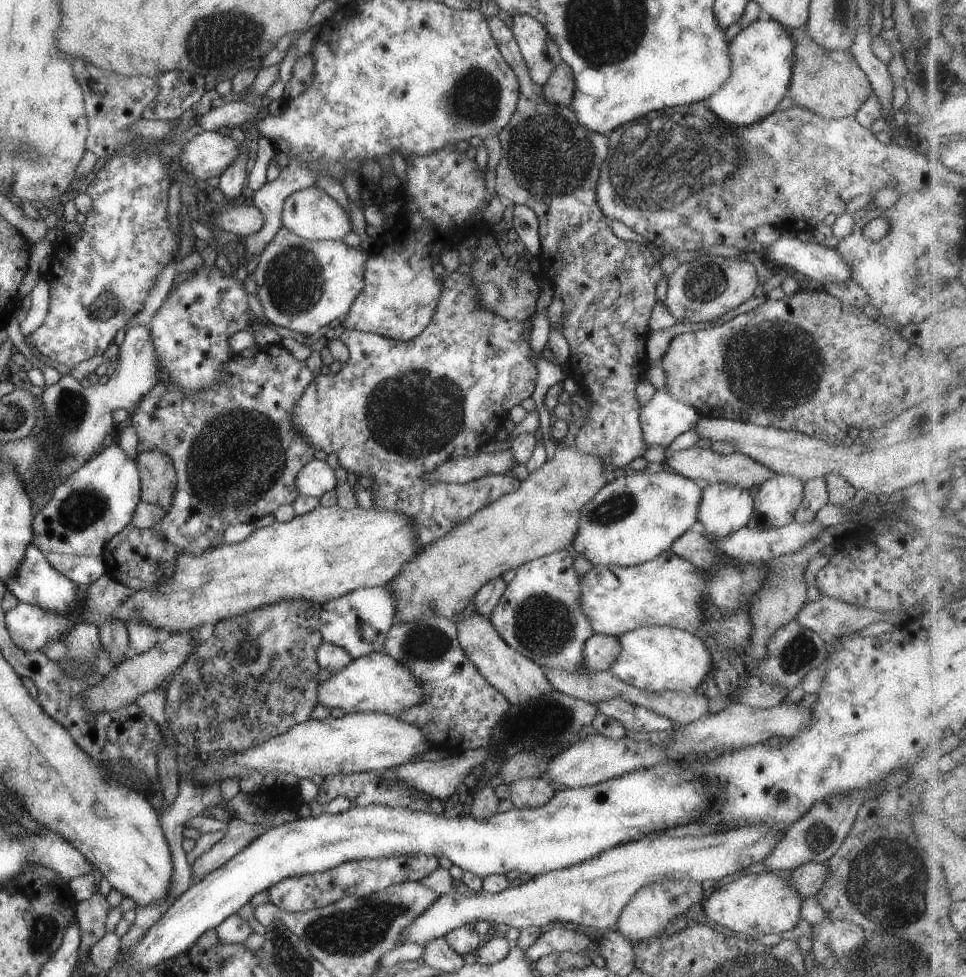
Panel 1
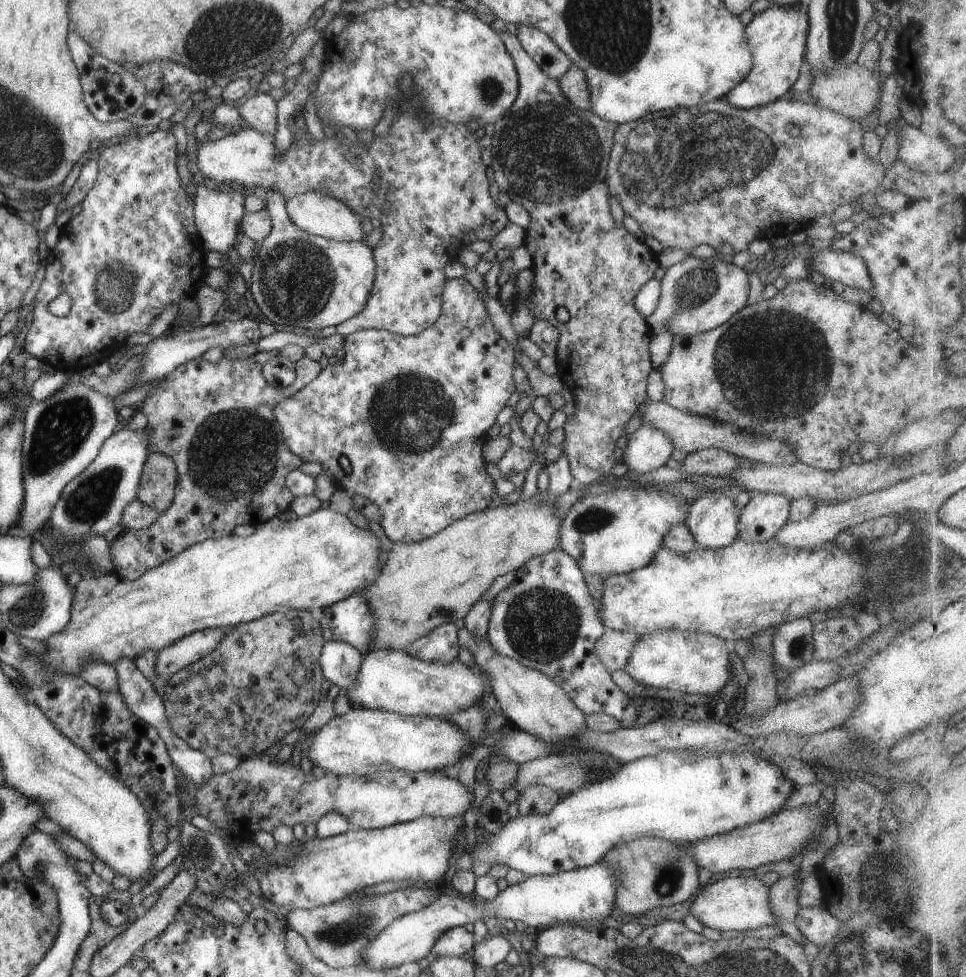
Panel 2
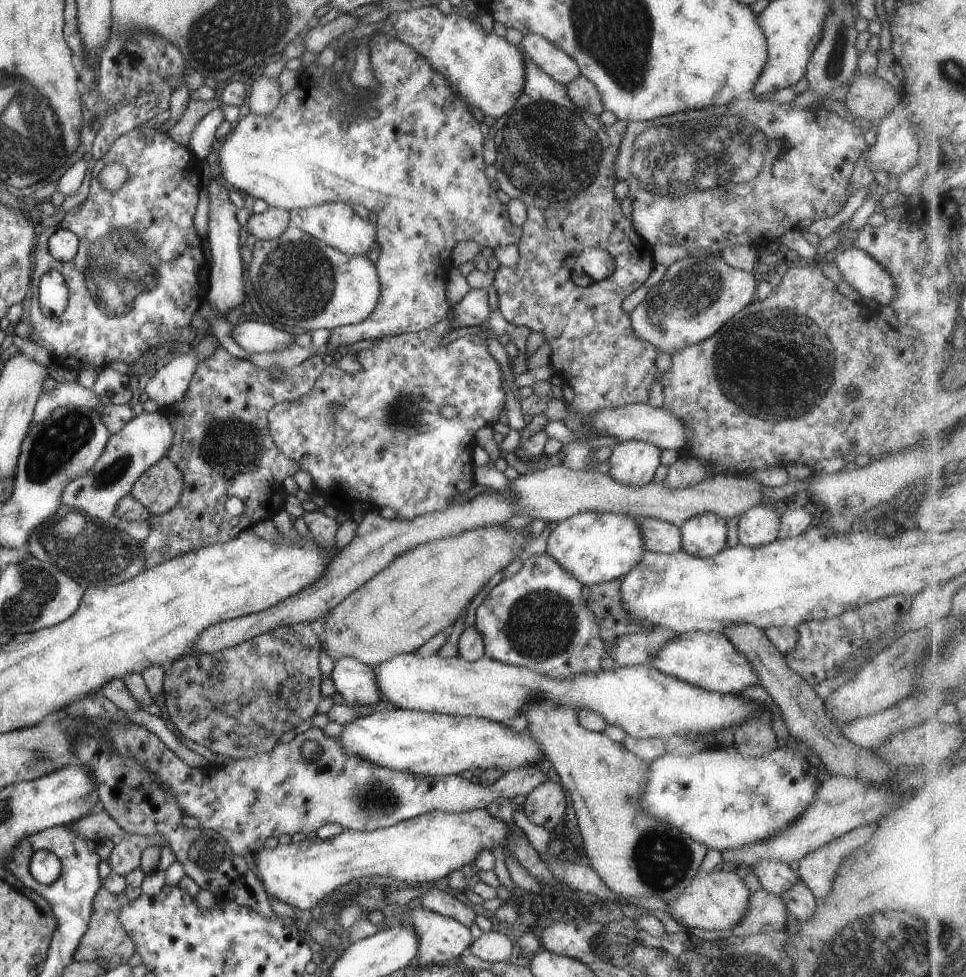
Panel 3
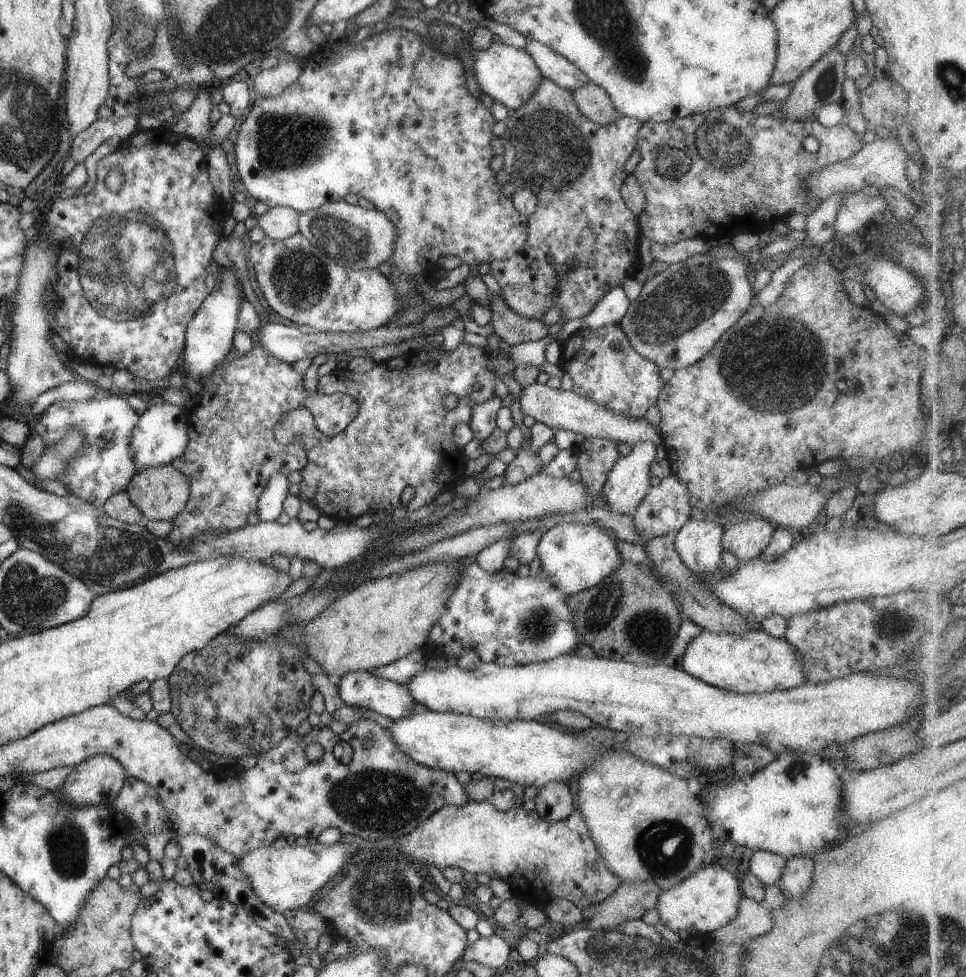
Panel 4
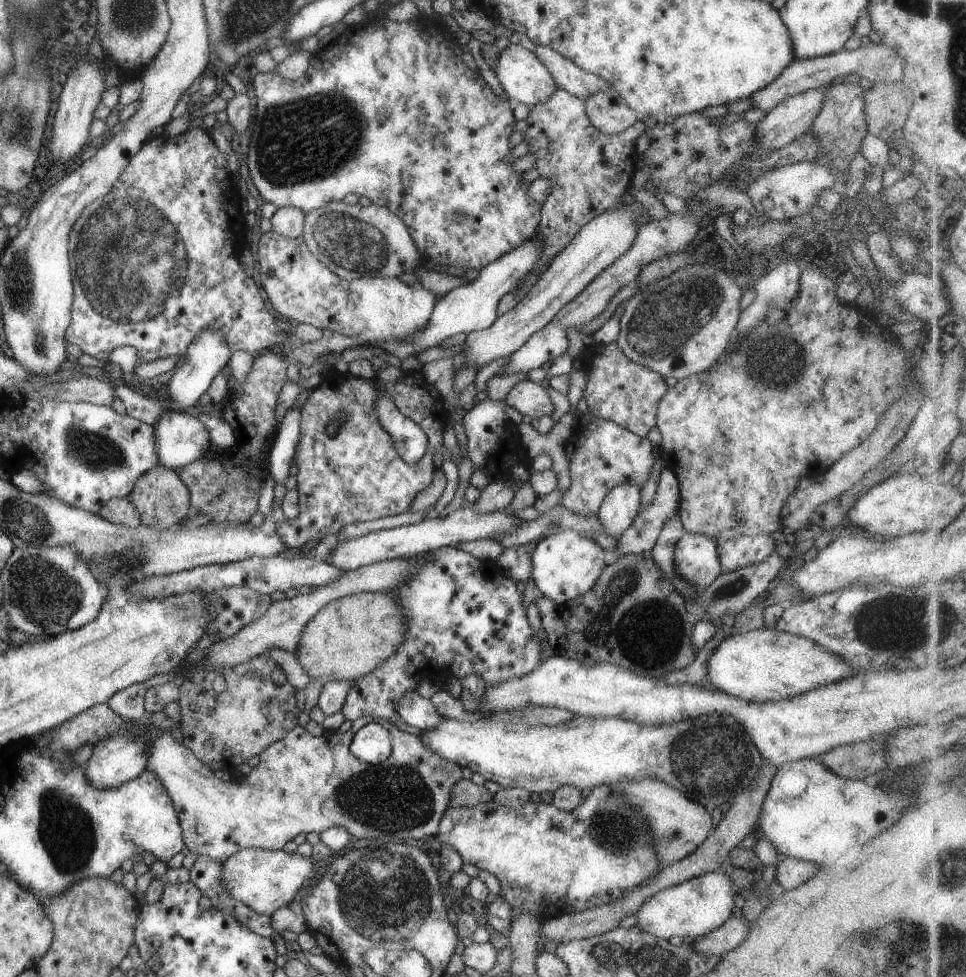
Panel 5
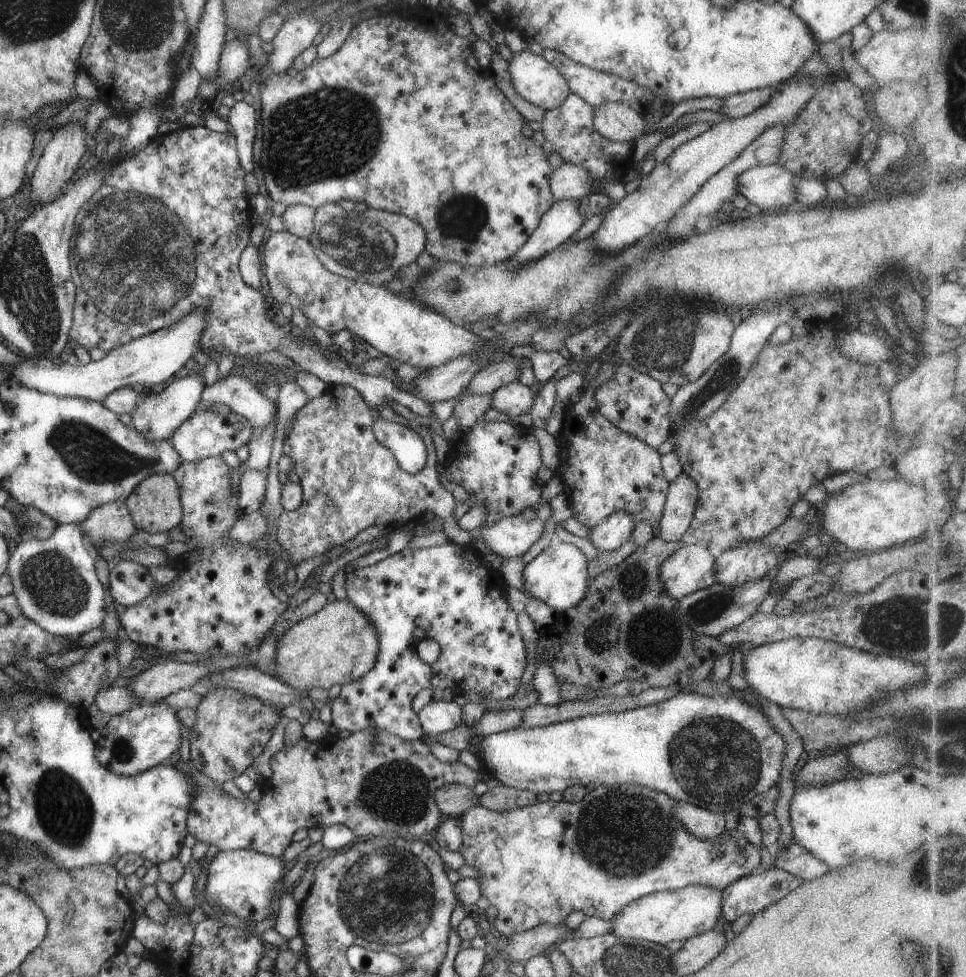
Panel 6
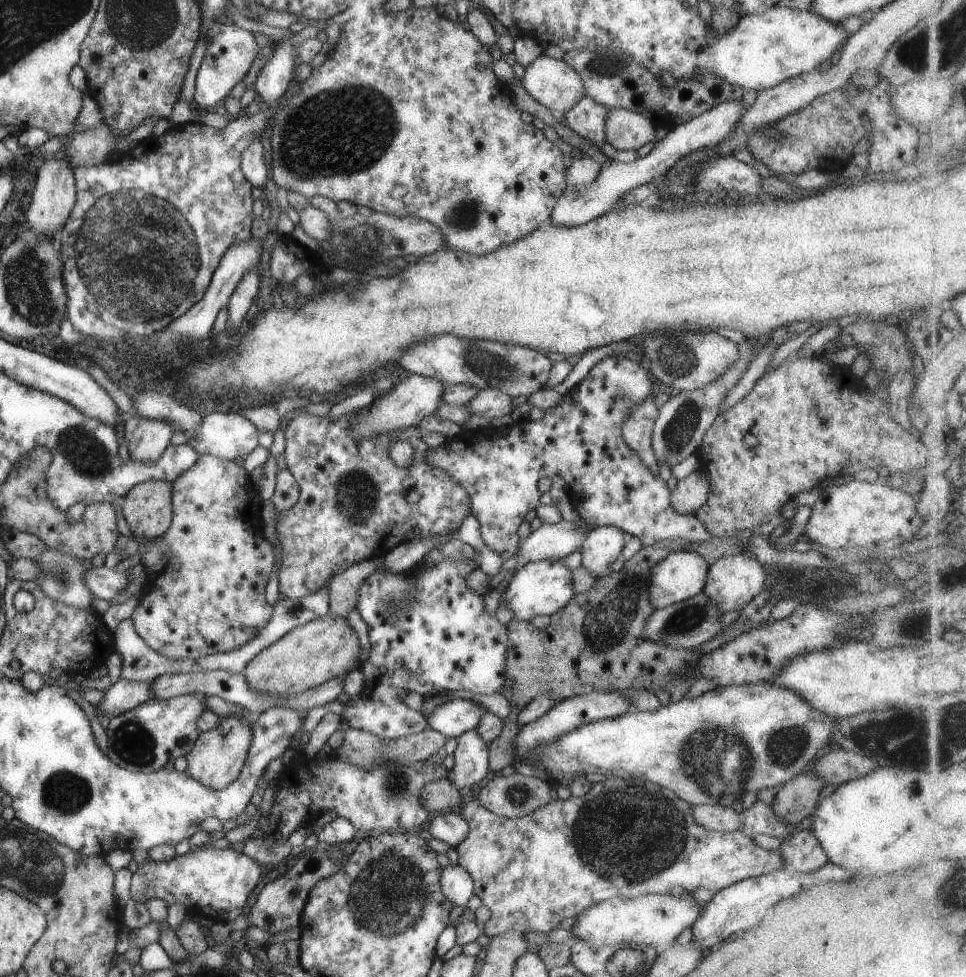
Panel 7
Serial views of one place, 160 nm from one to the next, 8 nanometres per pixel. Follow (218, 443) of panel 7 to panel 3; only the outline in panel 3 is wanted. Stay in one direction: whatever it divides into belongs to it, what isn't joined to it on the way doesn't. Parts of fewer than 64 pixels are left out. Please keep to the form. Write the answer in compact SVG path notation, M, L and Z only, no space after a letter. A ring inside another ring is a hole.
M159 408L154 412L142 410L128 420L123 428L108 436L101 454L85 474L65 485L60 496L61 507L81 511L101 522L109 520L115 503L130 492L138 476L167 452L172 436L173 429Z

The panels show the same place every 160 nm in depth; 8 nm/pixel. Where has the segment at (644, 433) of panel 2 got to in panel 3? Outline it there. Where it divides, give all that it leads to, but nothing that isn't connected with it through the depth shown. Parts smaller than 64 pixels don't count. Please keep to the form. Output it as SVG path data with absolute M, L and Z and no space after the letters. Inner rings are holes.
M643 441L617 442L609 455L607 475L613 480L643 487L653 478L655 468L659 466L661 449Z

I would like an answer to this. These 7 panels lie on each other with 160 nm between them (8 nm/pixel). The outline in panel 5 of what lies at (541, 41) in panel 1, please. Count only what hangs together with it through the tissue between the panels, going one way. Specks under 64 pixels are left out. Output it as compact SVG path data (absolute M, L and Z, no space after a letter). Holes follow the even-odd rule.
M536 45L533 53L545 68L551 73L557 88L584 99L597 91L611 89L610 84L600 79L596 74L581 70L572 60L561 56L545 45Z

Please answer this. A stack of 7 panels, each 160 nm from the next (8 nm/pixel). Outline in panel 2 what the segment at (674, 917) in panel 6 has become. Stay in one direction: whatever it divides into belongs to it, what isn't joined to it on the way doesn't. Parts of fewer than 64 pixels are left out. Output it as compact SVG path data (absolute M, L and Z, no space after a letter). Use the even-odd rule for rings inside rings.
M753 873L739 876L725 876L713 884L703 886L701 892L689 905L689 912L703 927L718 931L746 931L765 926L774 926L775 916L769 906L769 886L759 880Z

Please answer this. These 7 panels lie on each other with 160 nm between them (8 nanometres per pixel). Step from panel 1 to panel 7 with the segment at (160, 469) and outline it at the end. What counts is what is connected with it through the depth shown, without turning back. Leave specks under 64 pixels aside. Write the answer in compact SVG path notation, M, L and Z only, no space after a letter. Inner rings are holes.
M149 479L132 486L123 496L121 512L136 538L158 539L172 519L172 483Z

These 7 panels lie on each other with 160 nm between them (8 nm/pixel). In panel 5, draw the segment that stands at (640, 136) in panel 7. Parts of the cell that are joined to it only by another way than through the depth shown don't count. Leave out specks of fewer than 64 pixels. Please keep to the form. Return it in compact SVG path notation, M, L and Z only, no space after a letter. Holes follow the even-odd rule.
M611 89L597 91L583 99L584 111L597 131L617 135L629 128L639 115L632 111L621 95Z

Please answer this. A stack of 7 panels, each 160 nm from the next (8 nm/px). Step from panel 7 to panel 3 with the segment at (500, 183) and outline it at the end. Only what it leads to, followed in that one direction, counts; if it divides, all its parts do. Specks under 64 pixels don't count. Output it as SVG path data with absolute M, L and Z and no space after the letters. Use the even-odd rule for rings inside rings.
M375 33L369 37L369 68L372 70L375 84L373 87L367 88L371 92L371 96L365 101L359 101L361 112L357 114L354 107L349 104L347 95L343 92L343 82L345 79L344 72L340 72L334 81L334 72L327 69L318 78L318 84L310 79L305 72L300 72L299 81L296 86L286 92L275 105L275 108L266 115L256 115L243 111L238 120L232 124L232 128L225 141L219 148L219 176L223 178L235 188L235 191L245 192L248 196L260 198L269 207L277 207L285 210L304 209L312 207L321 203L347 203L349 206L353 204L361 204L369 212L373 212L376 216L376 243L379 246L379 254L377 262L374 266L378 274L378 281L380 284L380 295L375 308L371 314L358 322L355 325L343 325L330 330L330 335L326 343L318 350L321 356L331 355L339 346L349 346L357 340L374 340L401 333L414 333L430 327L437 321L444 320L446 314L450 310L449 304L446 301L446 294L444 291L445 283L448 277L448 269L451 266L449 261L450 252L456 242L464 240L473 240L480 248L494 249L496 246L503 246L506 244L517 244L522 233L522 228L511 224L508 217L506 204L502 204L497 197L495 191L489 185L490 180L485 177L483 171L486 164L483 163L483 140L484 135L479 131L479 124L481 122L475 121L471 115L471 107L464 103L463 97L459 96L451 88L449 81L439 72L436 71L430 64L418 53L414 48L411 48L403 41L389 36L387 33ZM373 108L378 113L374 118L367 117L367 109ZM350 112L350 117L347 122L342 121L344 115ZM355 112L355 114L353 113Z

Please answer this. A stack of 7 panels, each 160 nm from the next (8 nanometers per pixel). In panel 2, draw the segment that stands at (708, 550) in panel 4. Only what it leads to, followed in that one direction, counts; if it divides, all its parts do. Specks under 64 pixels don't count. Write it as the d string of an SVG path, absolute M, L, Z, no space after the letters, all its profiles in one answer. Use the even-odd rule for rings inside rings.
M715 490L706 491L690 505L682 524L687 526L687 530L691 532L700 549L716 550L732 544L732 541L738 537L737 522L741 510L736 507L734 501L734 491Z

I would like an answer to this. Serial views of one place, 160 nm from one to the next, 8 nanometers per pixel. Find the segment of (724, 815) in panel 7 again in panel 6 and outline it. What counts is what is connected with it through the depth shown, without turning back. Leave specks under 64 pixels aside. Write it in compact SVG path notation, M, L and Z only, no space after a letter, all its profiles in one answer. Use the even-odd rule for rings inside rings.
M673 801L673 804L672 814L694 837L712 839L725 831L723 813L714 813L683 801Z

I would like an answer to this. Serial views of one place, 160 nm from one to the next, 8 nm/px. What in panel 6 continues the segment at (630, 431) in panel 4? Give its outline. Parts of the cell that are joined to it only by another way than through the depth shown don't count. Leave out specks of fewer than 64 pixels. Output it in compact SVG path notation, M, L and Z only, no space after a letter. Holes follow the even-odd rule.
M515 381L496 388L490 396L490 406L509 417L523 414L533 404L535 394L529 387Z

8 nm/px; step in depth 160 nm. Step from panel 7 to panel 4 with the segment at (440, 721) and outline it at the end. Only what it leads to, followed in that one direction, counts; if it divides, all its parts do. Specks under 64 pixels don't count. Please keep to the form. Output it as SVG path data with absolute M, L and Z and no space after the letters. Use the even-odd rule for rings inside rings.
M370 671L348 672L341 677L341 680L338 680L336 688L343 704L348 704L350 707L363 707L394 720L413 715L411 708L417 703L404 684L377 678Z

